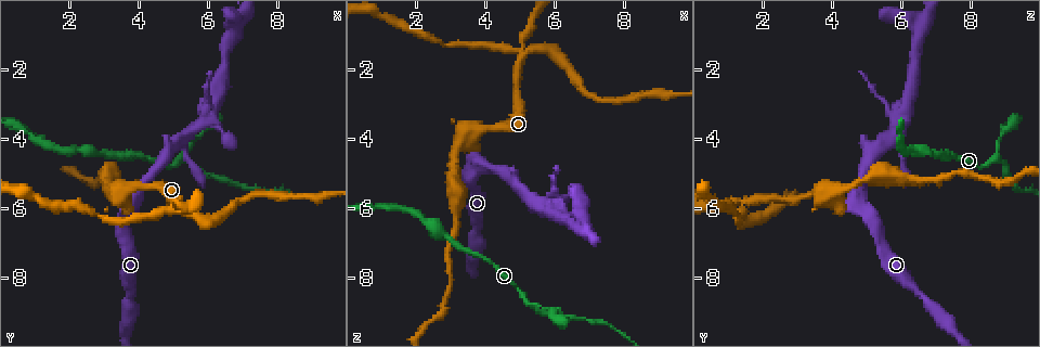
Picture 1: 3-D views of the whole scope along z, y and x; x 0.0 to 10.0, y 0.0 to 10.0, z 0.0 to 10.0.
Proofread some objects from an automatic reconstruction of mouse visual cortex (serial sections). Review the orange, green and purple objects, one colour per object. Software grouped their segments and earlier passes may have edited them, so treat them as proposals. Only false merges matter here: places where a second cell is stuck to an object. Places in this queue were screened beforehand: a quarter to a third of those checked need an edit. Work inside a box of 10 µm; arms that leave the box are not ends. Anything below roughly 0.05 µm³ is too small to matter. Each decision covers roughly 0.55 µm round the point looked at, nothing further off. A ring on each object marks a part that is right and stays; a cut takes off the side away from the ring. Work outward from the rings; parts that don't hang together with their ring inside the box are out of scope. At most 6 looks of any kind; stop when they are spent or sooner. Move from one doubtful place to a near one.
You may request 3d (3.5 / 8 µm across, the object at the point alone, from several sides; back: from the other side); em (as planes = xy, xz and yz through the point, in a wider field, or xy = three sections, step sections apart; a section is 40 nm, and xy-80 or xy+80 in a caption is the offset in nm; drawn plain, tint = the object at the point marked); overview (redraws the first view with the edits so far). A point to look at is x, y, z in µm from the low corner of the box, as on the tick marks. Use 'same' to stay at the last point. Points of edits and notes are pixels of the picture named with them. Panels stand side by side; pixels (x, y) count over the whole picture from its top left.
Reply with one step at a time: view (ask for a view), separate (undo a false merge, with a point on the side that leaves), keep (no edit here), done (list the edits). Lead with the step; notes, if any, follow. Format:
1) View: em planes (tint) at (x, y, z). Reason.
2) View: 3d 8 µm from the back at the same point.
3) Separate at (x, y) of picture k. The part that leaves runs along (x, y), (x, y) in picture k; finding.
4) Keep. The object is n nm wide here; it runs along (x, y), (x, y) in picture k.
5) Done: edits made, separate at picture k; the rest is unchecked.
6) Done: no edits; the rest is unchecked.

View: em xy step 5 (tint) at (5.15, 4.60, 8.70). A narrow waist.

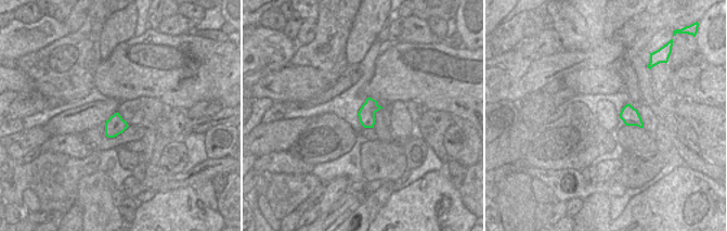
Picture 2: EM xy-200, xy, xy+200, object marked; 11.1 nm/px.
View: 3d 3.5 µm from the back at the same point. Wider look.

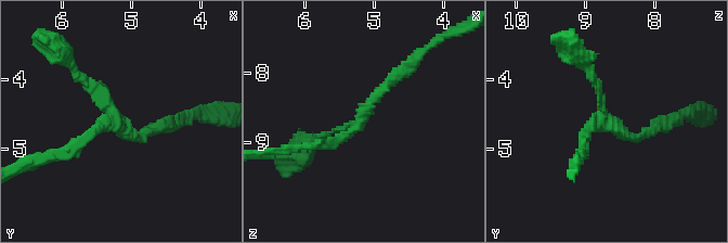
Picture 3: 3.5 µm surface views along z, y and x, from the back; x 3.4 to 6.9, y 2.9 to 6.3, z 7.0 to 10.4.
Keep. It runs along (400, 71), (356, 127), (316, 140) in picture 3; continuous, no second cell.

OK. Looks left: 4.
View: 3d 8 µm from the back at (3.45, 5.55, 3.95).

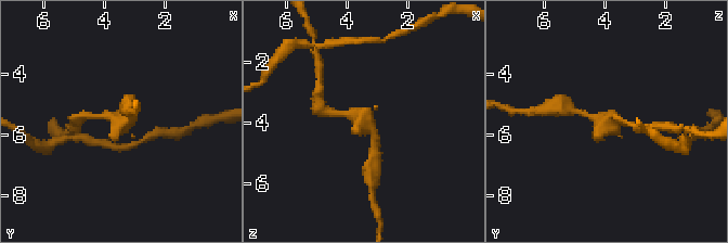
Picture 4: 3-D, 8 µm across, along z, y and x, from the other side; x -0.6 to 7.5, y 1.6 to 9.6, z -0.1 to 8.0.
View: 3d 3.5 µm at the same point. Zoom in.

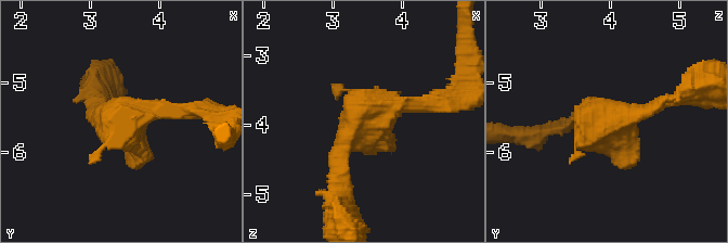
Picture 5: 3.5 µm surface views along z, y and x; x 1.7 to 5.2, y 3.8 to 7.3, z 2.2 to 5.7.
View: em planes (tint) at (3.40, 5.55, 3.90).

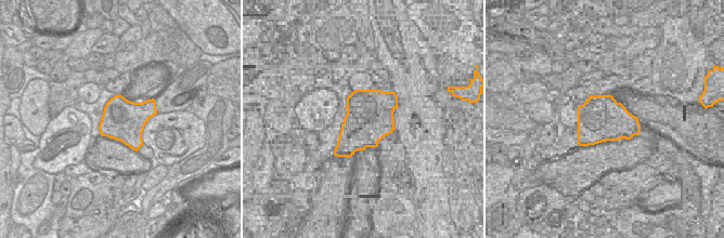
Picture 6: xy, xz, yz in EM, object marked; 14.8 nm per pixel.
Keep. The object is 600 nm wide here; it runs along (432, 104), (368, 112), (339, 179) in picture 5; all the same cell.

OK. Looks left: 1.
Done: no edits; the rest is unchecked.

